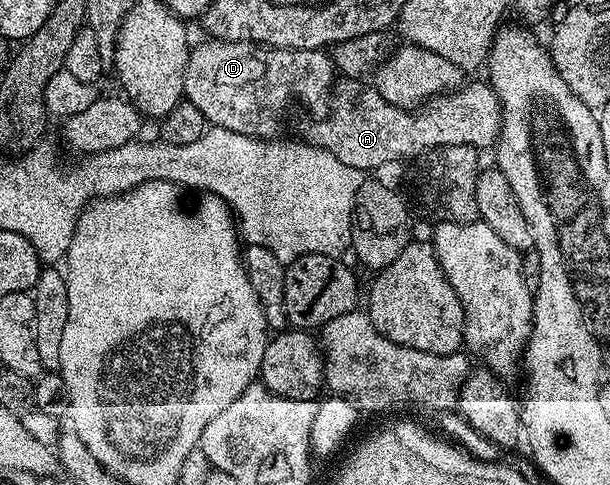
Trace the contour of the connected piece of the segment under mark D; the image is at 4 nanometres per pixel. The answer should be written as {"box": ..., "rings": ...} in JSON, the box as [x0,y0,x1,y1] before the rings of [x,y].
{"box":[184,38,336,139],"rings":[[[207,38],[206,43],[191,46],[190,56],[188,57],[188,65],[184,69],[184,89],[186,90],[184,99],[185,102],[196,105],[196,109],[200,109],[200,113],[204,113],[207,124],[211,127],[223,127],[224,129],[232,129],[232,133],[244,133],[253,139],[273,139],[279,133],[278,122],[282,119],[282,114],[286,111],[286,106],[293,99],[299,99],[308,110],[311,111],[311,116],[325,116],[332,98],[334,84],[336,82],[336,70],[331,56],[325,50],[313,51],[312,49],[280,49],[279,47],[269,48],[261,43],[237,43],[236,41],[228,41],[227,39],[212,39]]]}

